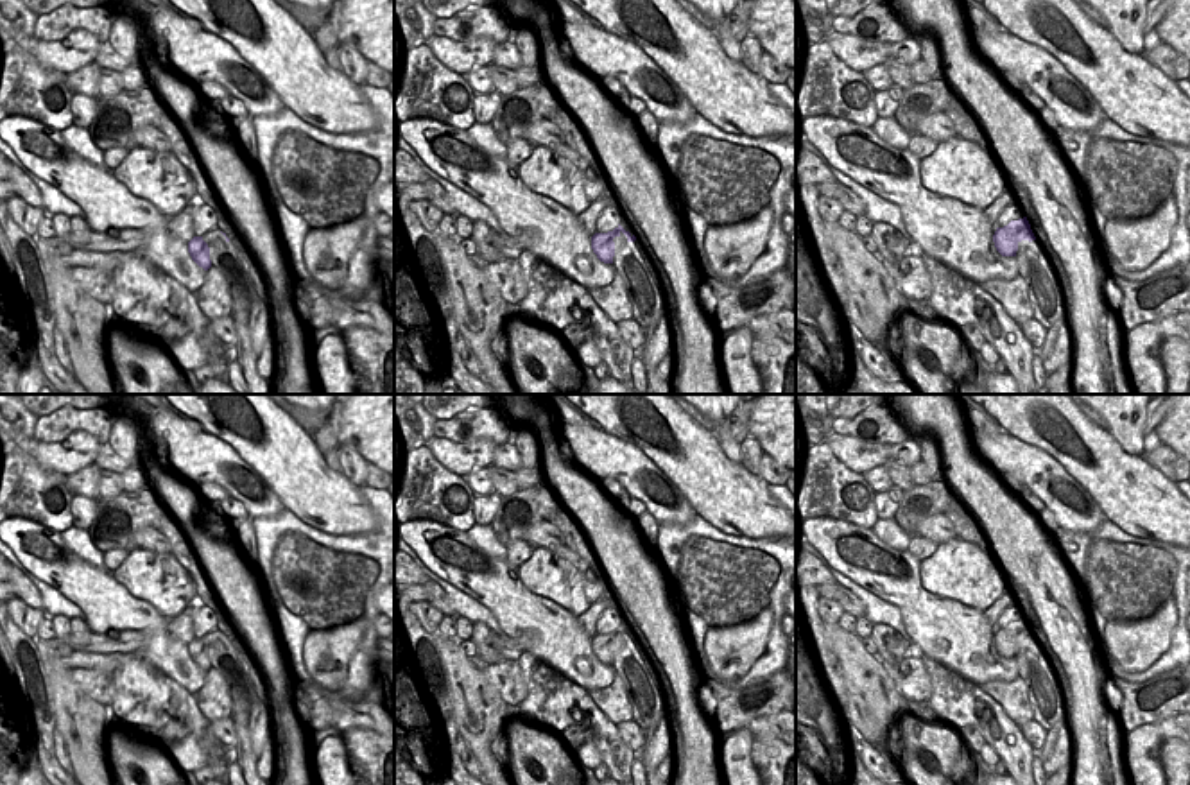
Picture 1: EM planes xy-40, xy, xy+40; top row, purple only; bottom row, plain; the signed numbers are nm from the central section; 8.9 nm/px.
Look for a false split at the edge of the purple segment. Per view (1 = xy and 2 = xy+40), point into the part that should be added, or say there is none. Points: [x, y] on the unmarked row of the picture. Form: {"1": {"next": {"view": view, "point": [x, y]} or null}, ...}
{"1": {"next": null}, "2": {"next": null}}

